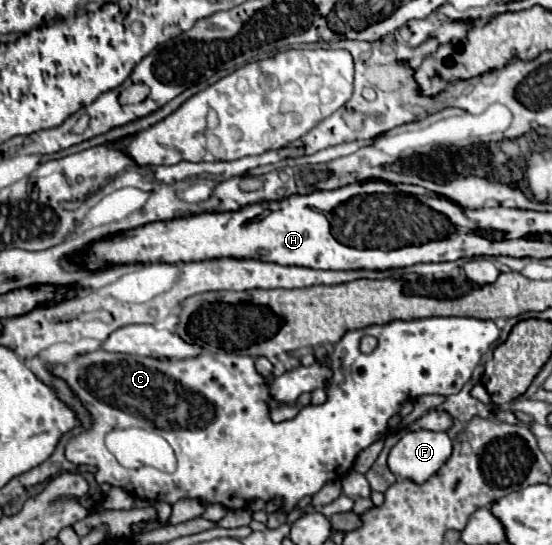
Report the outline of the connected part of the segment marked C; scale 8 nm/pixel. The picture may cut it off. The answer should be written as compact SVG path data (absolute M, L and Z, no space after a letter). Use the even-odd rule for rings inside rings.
M430 317L430 319L414 319L414 321L392 321L392 323L386 323L386 325L372 325L372 327L366 327L366 329L358 329L358 331L348 331L334 347L334 353L330 357L330 367L334 371L334 377L330 379L326 391L328 391L328 401L324 405L306 405L300 409L300 413L292 419L292 421L284 421L284 423L272 423L270 421L270 407L268 407L268 401L264 399L265 394L269 394L269 386L265 378L263 378L256 369L254 369L254 359L252 357L246 357L246 355L238 355L234 351L228 351L224 348L217 348L212 351L205 351L204 355L196 357L196 359L182 359L182 361L160 361L160 359L152 359L152 357L138 357L138 355L124 355L124 353L108 353L108 351L92 351L92 353L86 353L74 361L68 361L68 363L58 363L54 365L54 373L62 379L68 381L68 385L72 387L72 391L80 397L80 401L86 405L86 409L90 411L92 419L94 419L94 425L90 431L84 431L80 433L78 437L72 437L66 445L66 459L76 463L76 465L94 465L98 469L96 473L96 481L98 483L110 483L112 487L120 487L140 499L148 499L148 501L166 501L166 503L176 503L184 497L190 497L190 499L200 499L202 503L220 503L224 505L226 509L240 509L244 507L244 503L252 501L252 499L262 499L262 501L270 501L274 497L280 497L284 501L284 507L282 511L290 511L294 509L294 505L302 499L302 497L308 497L308 495L314 495L318 493L328 481L334 481L334 479L342 479L354 465L354 459L356 455L366 449L368 445L372 445L374 441L378 441L378 433L386 433L388 429L388 419L392 415L396 415L400 411L400 405L404 401L414 401L416 397L420 395L430 395L430 393L438 393L438 395L452 395L452 393L458 393L464 383L470 381L472 377L472 371L474 367L478 365L480 357L486 353L486 349L500 337L500 329L496 327L494 321L480 321L480 319L472 319L472 317ZM364 335L374 335L378 339L378 347L370 353L370 355L364 355L360 351L360 339ZM114 427L140 427L140 429L146 429L146 431L152 431L160 437L164 437L170 447L174 449L174 455L178 459L178 467L174 473L164 473L164 471L158 471L158 469L152 469L152 467L140 467L140 469L126 469L122 467L116 457L108 451L106 443L104 443L104 437L110 429Z

